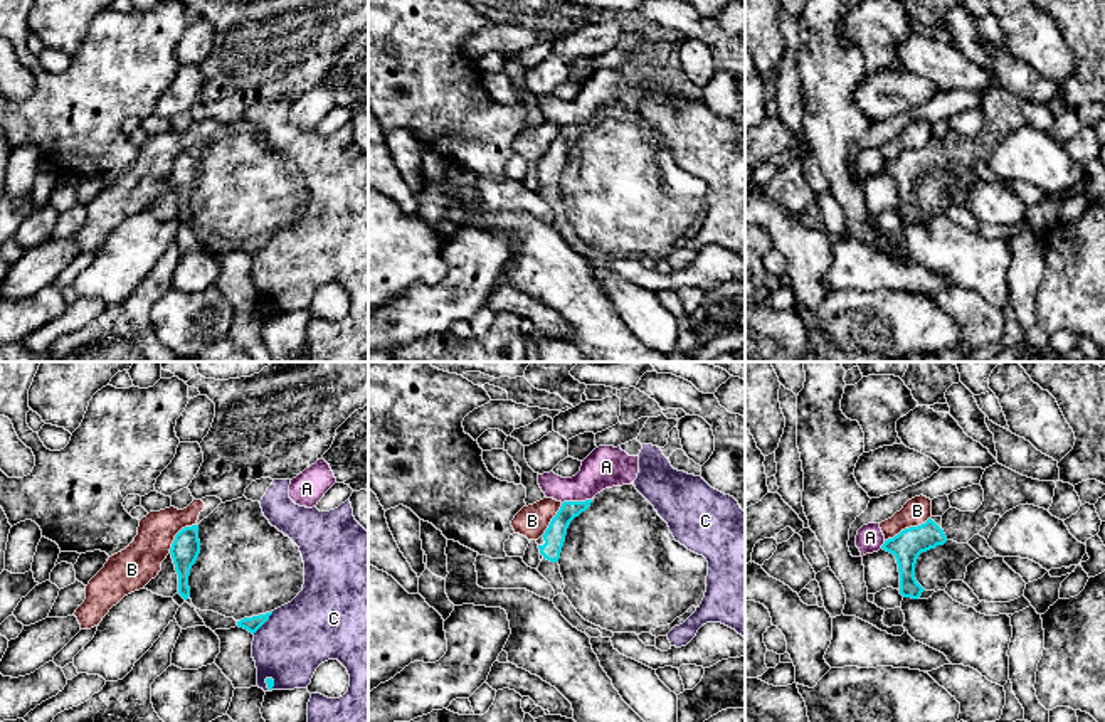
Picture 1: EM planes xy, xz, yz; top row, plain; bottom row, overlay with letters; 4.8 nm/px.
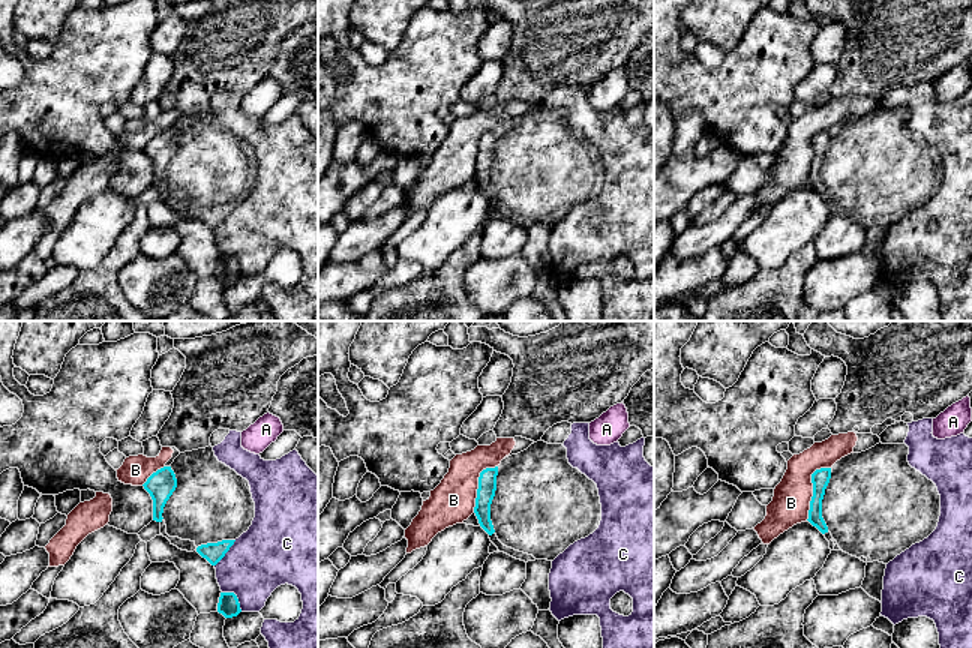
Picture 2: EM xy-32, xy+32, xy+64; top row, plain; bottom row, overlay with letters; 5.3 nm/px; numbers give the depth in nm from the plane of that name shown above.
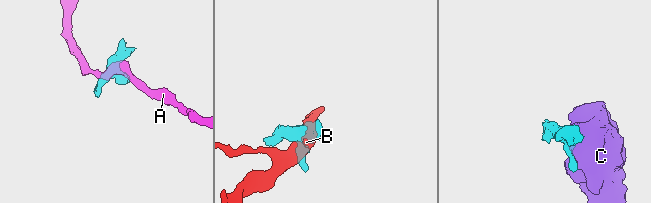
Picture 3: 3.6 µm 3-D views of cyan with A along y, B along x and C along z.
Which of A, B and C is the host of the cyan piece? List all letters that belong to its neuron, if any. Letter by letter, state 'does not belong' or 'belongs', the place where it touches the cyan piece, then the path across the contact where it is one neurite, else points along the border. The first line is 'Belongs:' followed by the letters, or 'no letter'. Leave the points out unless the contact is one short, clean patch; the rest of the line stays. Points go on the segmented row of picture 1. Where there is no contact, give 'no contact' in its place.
Belongs: no letter
A: does not belong | xz (576, 502) | along xz (591, 499), (565, 500), (562, 504)
B: does not belong | yz (907, 529) | along yz (929, 517), (885, 541)
C: does not belong | xy (263, 623)

